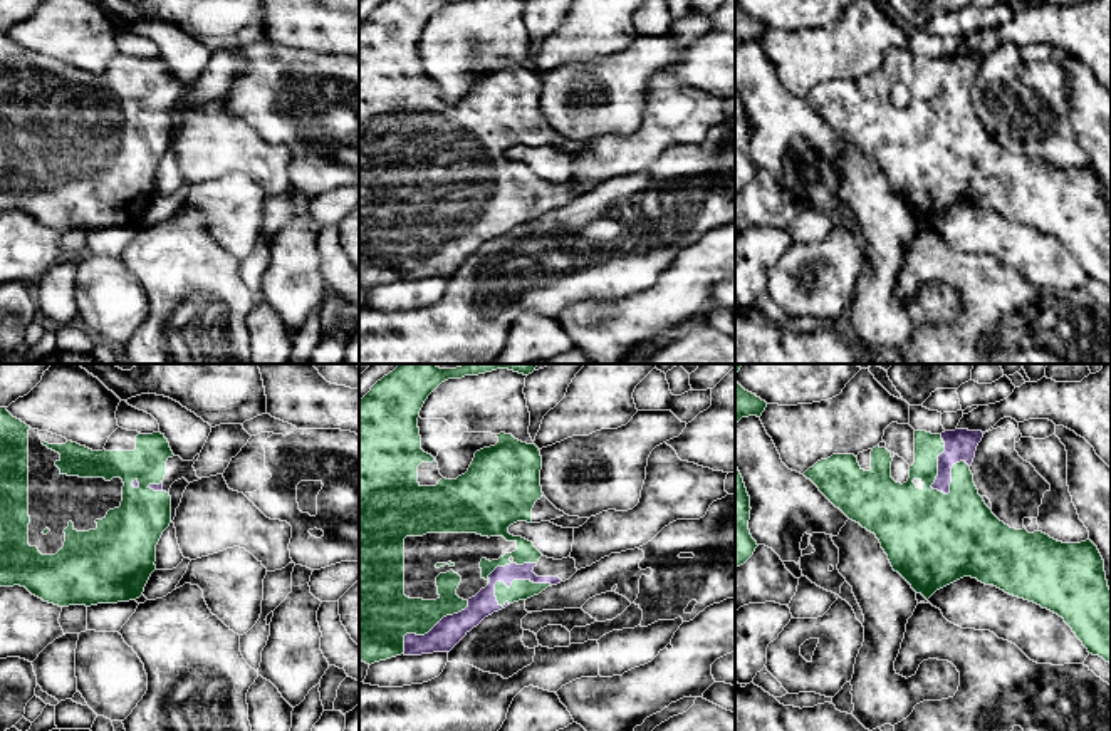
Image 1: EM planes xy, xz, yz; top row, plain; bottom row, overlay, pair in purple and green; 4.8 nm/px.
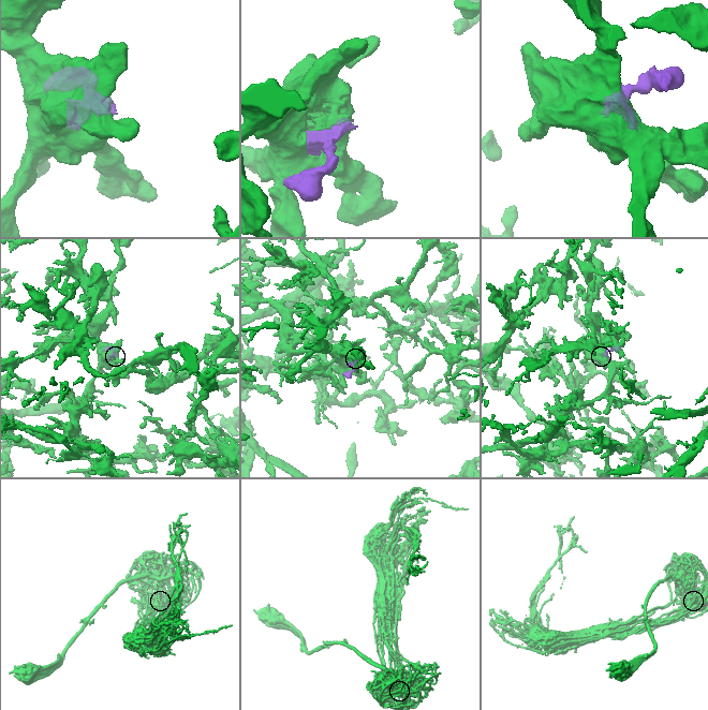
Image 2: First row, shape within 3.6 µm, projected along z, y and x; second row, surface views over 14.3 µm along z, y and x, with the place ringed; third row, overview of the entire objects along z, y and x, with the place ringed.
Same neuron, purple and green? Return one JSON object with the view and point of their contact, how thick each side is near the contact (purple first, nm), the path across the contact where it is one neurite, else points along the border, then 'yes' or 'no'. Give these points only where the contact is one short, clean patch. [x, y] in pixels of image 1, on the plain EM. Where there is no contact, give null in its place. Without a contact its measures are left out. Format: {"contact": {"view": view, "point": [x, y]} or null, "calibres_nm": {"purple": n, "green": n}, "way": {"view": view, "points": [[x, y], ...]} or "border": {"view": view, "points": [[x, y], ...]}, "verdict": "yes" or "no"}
{"contact": {"view": "yz", "point": [938, 93]}, "calibres_nm": {"purple": 160, "green": 300}, "verdict": "yes"}

